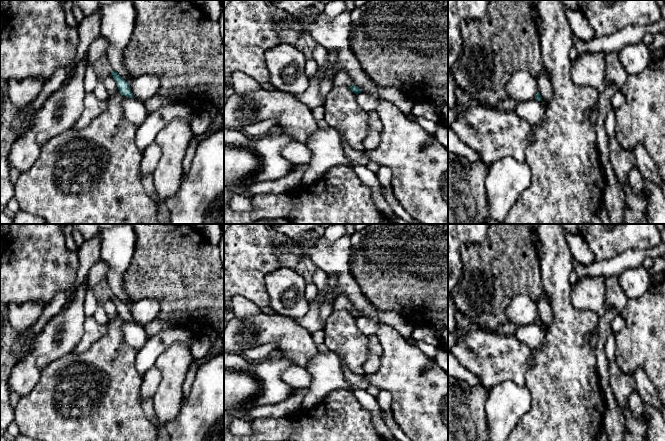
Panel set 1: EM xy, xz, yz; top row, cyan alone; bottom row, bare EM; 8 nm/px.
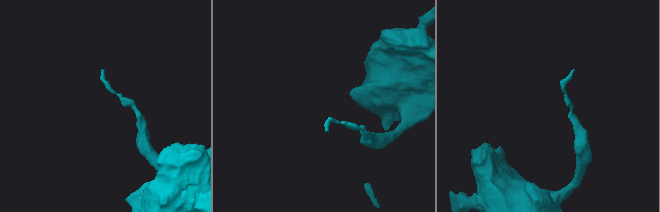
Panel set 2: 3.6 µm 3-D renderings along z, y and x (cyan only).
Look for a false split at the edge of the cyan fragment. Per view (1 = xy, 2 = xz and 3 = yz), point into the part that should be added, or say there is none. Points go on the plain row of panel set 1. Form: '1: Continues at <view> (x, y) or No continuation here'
1: No continuation here
2: No continuation here
3: No continuation here

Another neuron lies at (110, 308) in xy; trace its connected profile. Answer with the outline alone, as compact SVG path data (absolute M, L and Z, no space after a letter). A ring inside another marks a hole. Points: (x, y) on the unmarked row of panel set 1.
M111 299L106 300L103 307L109 317L109 320L113 320L117 317L120 317L117 311L117 307Z

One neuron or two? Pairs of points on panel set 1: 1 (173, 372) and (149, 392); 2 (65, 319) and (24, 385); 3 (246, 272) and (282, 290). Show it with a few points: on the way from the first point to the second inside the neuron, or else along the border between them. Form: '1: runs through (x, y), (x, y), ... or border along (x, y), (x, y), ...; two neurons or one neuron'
1: border along (155, 365), (160, 373), (160, 383), (151, 398); two neurons
2: runs through (56, 335), (29, 369); one neuron
3: border along (281, 266), (265, 276), (268, 305); two neurons

